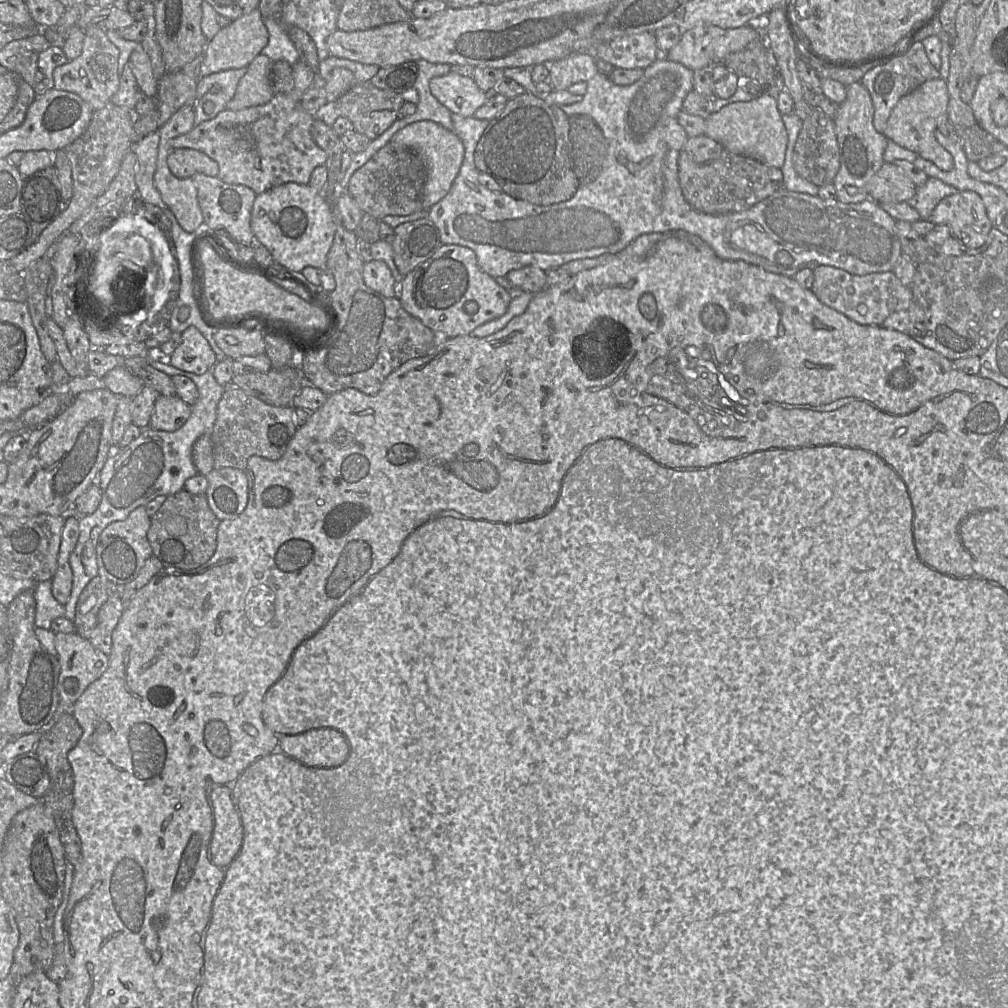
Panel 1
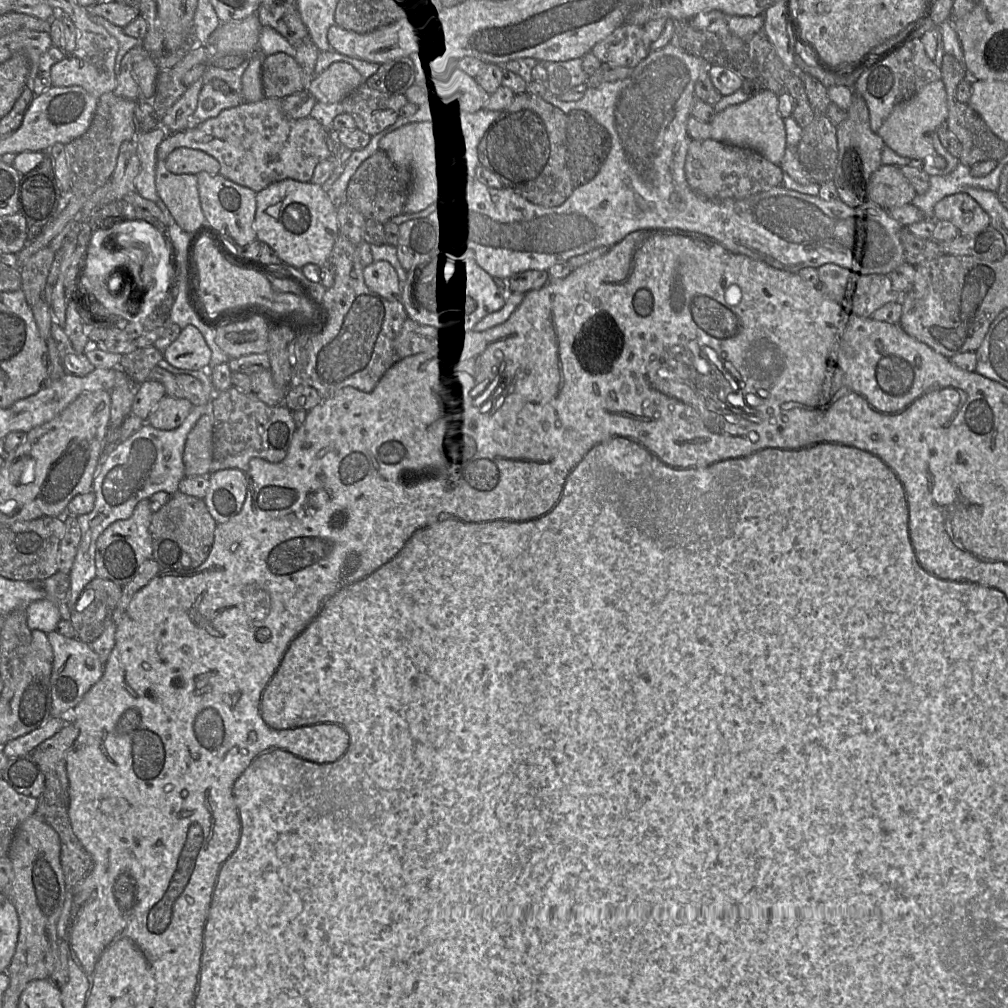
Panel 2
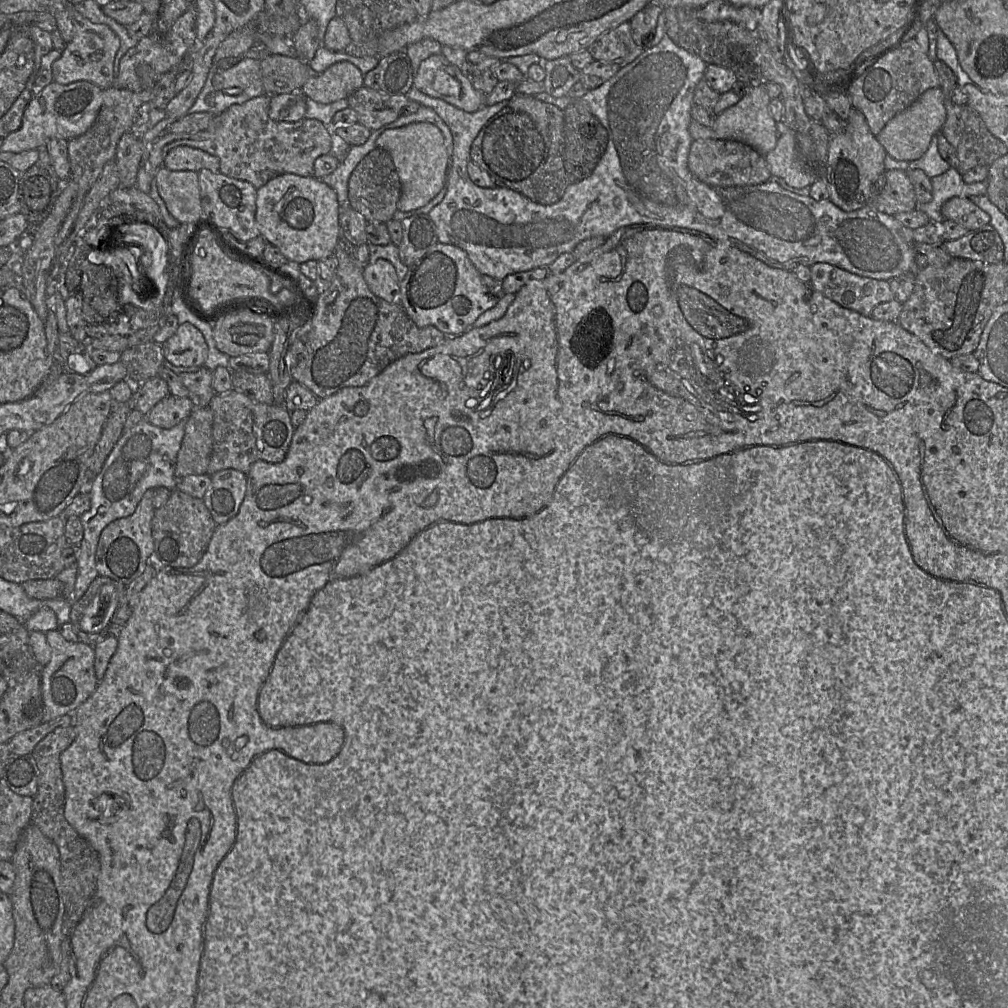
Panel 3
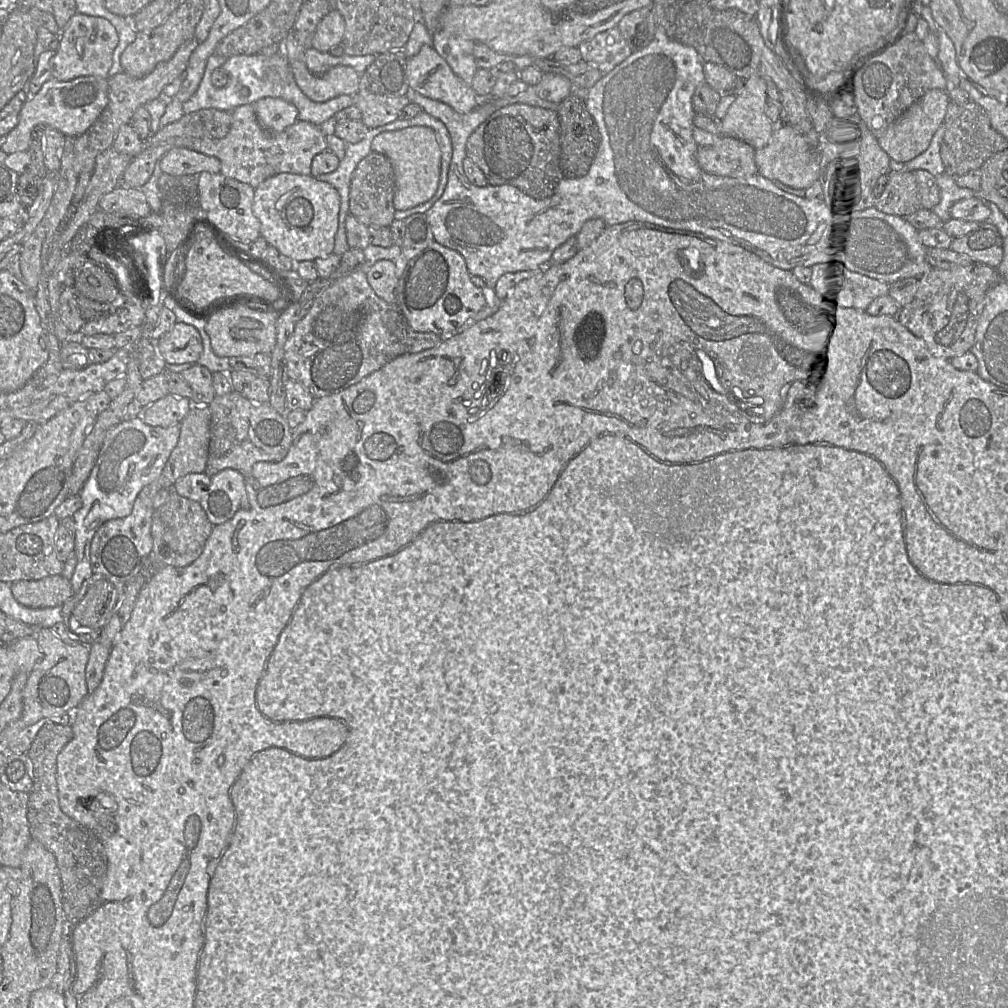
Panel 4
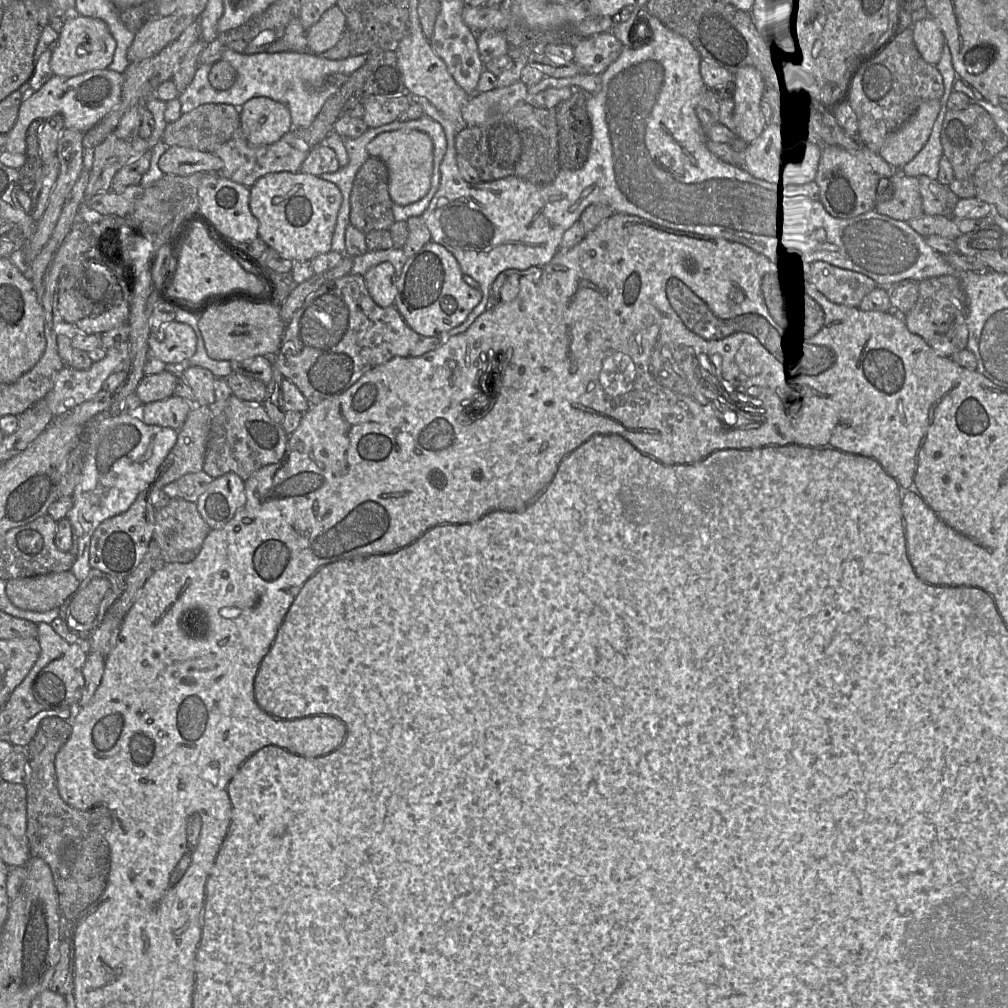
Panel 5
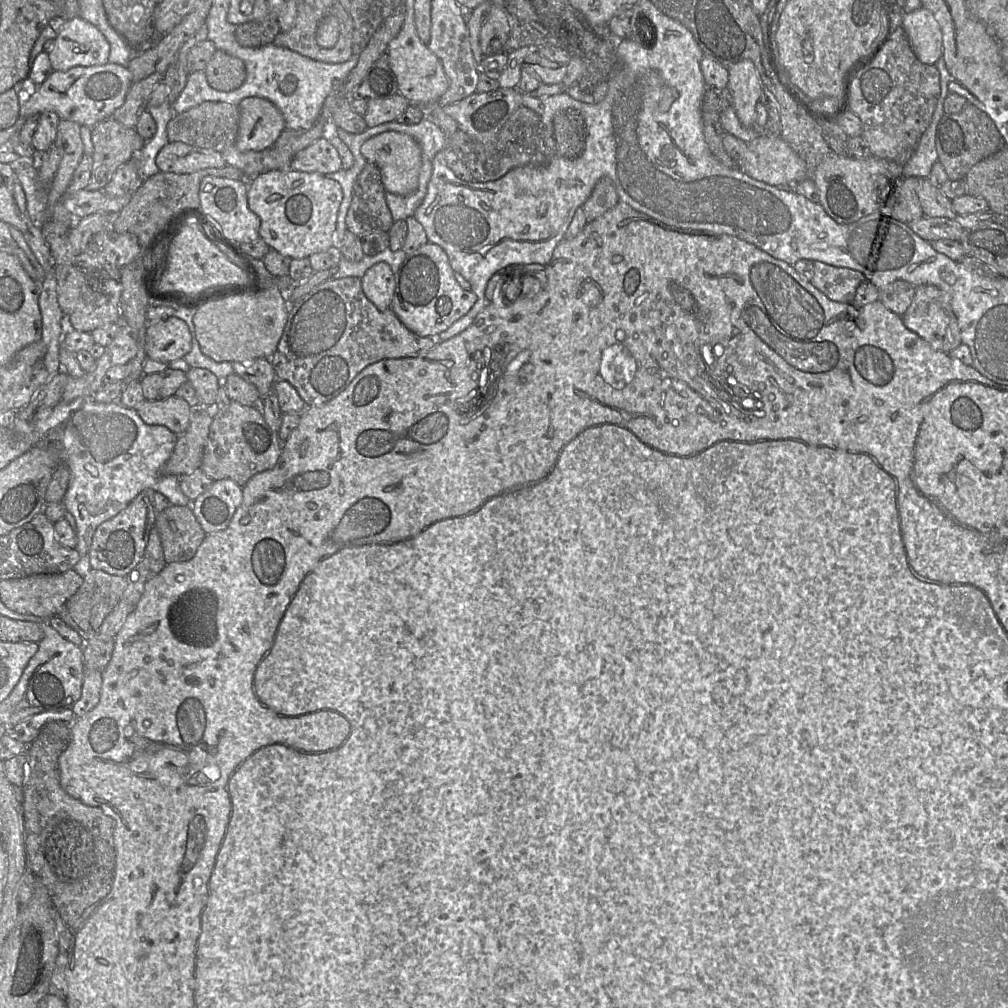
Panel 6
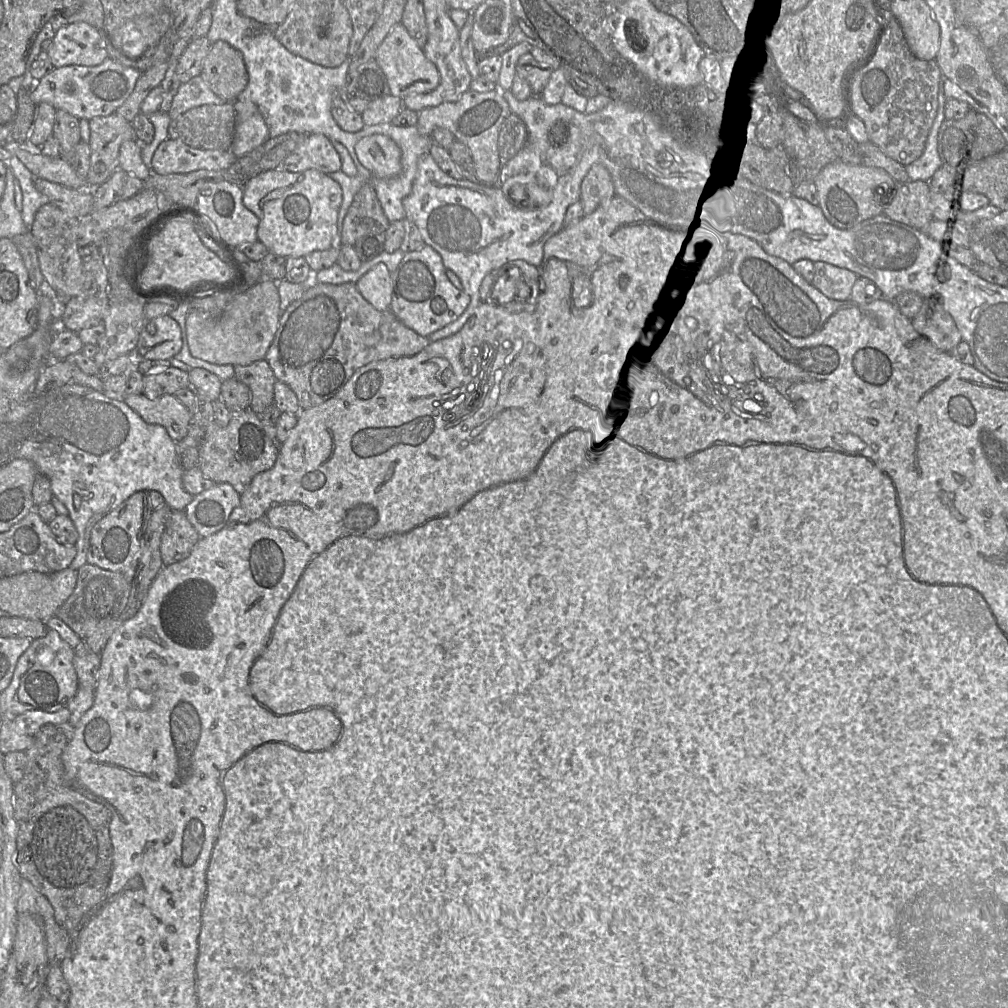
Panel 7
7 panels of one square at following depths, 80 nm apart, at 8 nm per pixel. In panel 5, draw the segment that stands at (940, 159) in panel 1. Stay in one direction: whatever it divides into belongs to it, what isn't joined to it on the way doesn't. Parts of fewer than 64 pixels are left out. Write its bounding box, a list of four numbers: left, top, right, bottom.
[878,99,940,168]

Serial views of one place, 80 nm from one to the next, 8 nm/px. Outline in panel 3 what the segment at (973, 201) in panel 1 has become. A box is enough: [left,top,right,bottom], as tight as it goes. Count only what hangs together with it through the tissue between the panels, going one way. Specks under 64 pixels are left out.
[941,197,990,231]

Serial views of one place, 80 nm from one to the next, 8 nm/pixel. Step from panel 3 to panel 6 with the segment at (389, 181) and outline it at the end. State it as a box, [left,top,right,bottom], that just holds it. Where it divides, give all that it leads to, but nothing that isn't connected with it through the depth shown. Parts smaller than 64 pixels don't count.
[346,162,395,238]

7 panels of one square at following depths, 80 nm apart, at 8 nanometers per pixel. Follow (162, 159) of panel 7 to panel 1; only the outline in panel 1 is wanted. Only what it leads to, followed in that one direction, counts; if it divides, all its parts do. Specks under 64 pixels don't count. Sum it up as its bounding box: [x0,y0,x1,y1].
[167,148,219,178]

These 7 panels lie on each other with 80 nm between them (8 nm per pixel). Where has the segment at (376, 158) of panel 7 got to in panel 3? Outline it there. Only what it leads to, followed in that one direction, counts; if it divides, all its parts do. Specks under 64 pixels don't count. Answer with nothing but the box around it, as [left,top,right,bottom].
[376,123,449,212]

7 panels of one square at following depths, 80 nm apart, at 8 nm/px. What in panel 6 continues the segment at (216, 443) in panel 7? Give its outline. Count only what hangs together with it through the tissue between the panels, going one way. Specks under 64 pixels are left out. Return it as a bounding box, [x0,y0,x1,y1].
[200,401,282,487]

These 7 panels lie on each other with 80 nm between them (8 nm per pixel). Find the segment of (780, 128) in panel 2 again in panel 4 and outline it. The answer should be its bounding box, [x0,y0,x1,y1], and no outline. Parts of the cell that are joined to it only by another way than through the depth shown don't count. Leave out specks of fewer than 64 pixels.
[720,76,775,150]

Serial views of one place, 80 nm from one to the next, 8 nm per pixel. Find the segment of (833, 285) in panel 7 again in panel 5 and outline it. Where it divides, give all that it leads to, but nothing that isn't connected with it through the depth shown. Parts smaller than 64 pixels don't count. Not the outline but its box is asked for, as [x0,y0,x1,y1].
[811,262,877,307]

